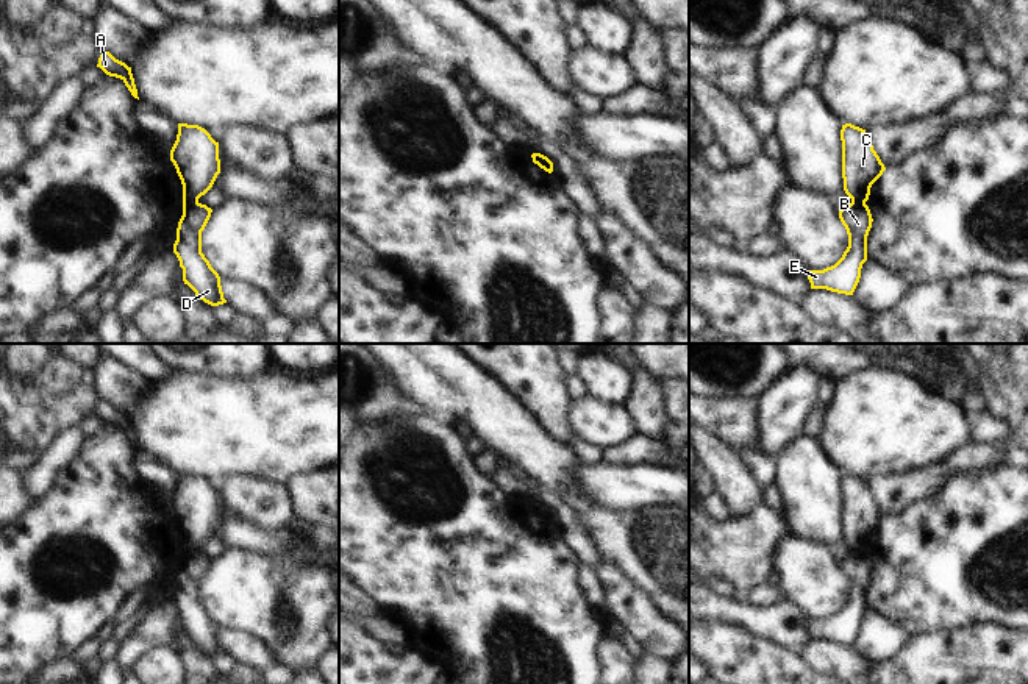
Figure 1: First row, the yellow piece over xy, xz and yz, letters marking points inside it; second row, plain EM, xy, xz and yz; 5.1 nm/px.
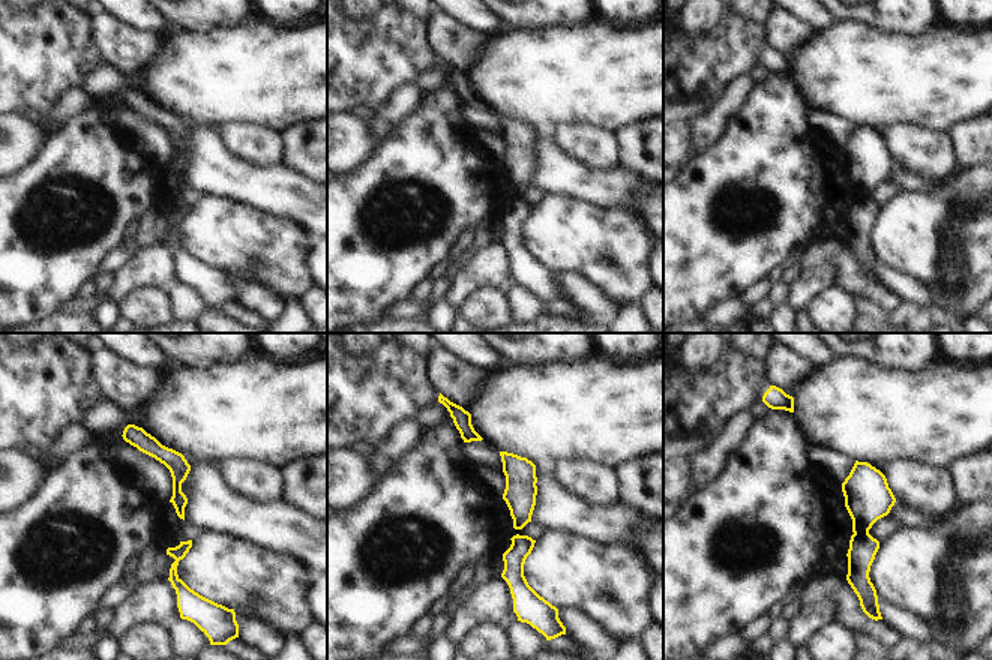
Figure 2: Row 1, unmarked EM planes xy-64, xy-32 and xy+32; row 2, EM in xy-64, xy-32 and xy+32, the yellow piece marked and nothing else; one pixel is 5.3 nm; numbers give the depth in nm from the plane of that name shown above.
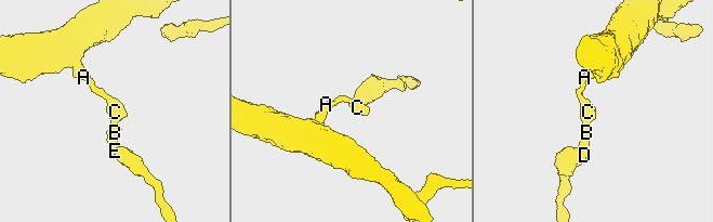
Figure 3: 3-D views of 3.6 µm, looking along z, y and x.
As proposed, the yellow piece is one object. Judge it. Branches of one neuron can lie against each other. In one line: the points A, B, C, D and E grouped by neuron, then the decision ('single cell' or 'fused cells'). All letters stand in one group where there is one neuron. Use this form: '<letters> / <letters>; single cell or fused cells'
A C / B D E; fused cells

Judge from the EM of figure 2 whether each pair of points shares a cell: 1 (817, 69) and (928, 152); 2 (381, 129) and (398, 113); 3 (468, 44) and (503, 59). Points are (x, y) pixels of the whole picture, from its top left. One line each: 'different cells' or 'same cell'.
1: different cells
2: same cell
3: different cells

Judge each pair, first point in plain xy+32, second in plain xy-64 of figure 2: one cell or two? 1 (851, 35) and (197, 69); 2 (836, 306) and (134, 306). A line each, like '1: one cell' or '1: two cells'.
1: one cell
2: one cell

